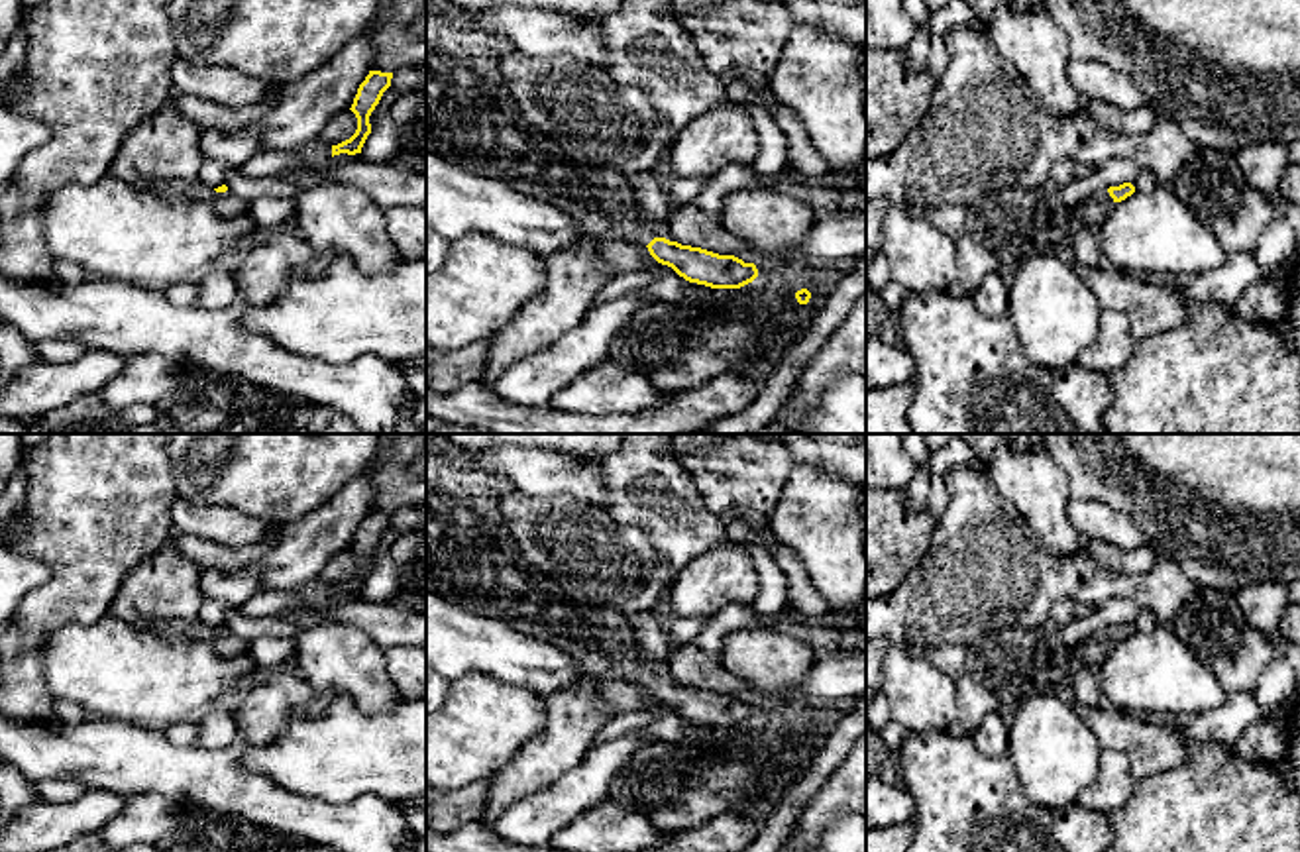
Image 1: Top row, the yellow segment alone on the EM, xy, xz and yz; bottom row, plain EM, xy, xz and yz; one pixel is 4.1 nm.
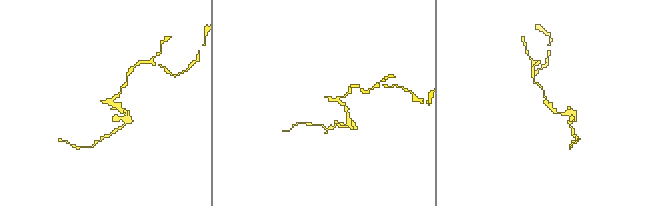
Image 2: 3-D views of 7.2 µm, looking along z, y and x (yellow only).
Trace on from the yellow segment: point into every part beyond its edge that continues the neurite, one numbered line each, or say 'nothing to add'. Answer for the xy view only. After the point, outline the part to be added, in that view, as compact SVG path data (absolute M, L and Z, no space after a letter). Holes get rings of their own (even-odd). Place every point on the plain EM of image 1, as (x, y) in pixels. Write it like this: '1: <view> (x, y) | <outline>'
1: xy (224, 642) | M161 620L147 626L147 630L167 636L167 638L189 638L189 640L204 640L208 642L218 656L236 656L247 650L247 644L232 634L216 632L200 620L183 622L183 620Z

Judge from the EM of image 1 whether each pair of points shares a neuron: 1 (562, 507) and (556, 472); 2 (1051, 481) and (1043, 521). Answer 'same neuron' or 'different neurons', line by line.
1: different neurons
2: same neuron

